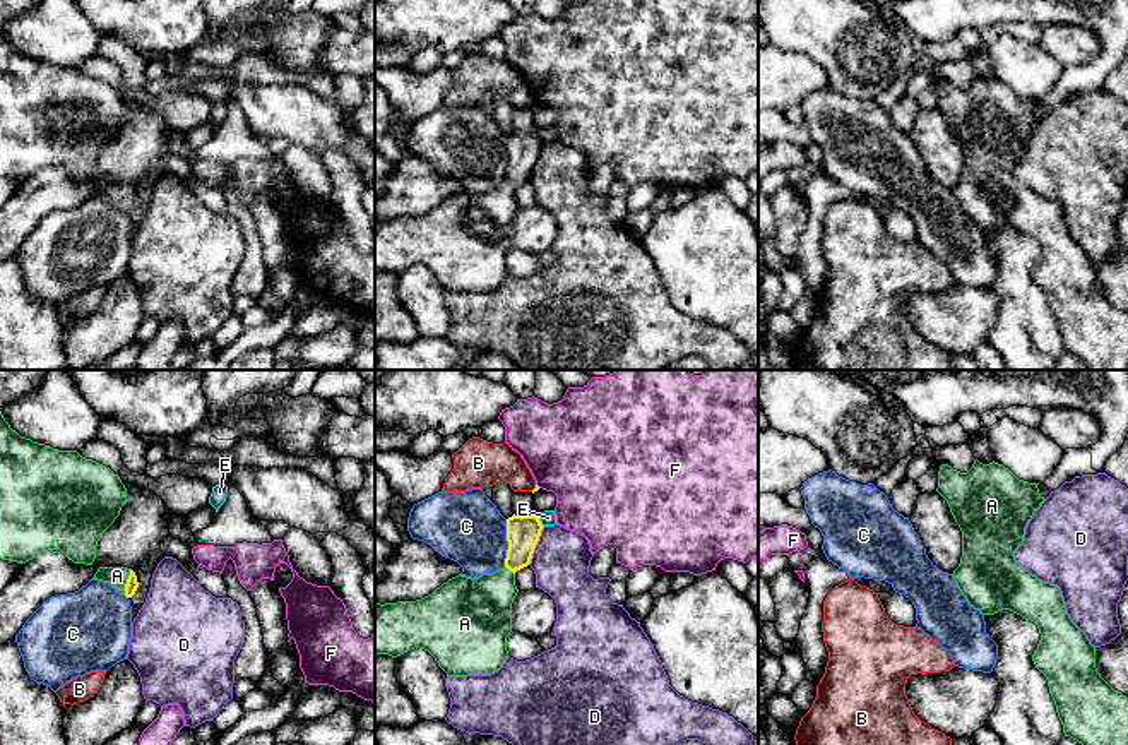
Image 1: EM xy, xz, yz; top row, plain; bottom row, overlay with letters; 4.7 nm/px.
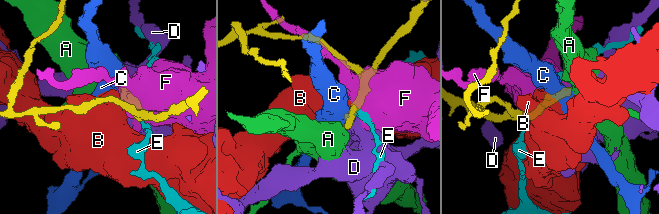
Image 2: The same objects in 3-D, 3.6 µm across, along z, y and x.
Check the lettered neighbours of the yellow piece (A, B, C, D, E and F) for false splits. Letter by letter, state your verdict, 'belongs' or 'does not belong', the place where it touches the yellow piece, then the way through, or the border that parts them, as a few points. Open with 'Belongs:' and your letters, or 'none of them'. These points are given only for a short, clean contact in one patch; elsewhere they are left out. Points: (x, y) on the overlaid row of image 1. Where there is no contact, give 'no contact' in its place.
Belongs: A
A: belongs | xy (127, 581) | across xy (132, 584), (127, 581), (117, 576)
B: does not belong | xz (534, 488) | along xz (536, 485), (531, 490)
C: does not belong | xz (509, 543)
D: does not belong | xz (536, 543)
E: does not belong | xz (540, 521) | along xz (536, 516), (543, 526)
F: does not belong | no contact

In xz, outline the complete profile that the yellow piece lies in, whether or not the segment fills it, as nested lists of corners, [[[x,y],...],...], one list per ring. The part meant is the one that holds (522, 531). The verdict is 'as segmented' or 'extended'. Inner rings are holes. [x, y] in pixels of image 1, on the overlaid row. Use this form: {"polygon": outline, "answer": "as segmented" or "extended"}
{"polygon": [[[537,516],[507,519],[505,567],[479,577],[455,575],[416,601],[375,603],[375,654],[397,658],[414,647],[428,651],[448,676],[491,675],[505,663],[512,632],[515,572],[531,563],[543,524]]], "answer": "extended"}

